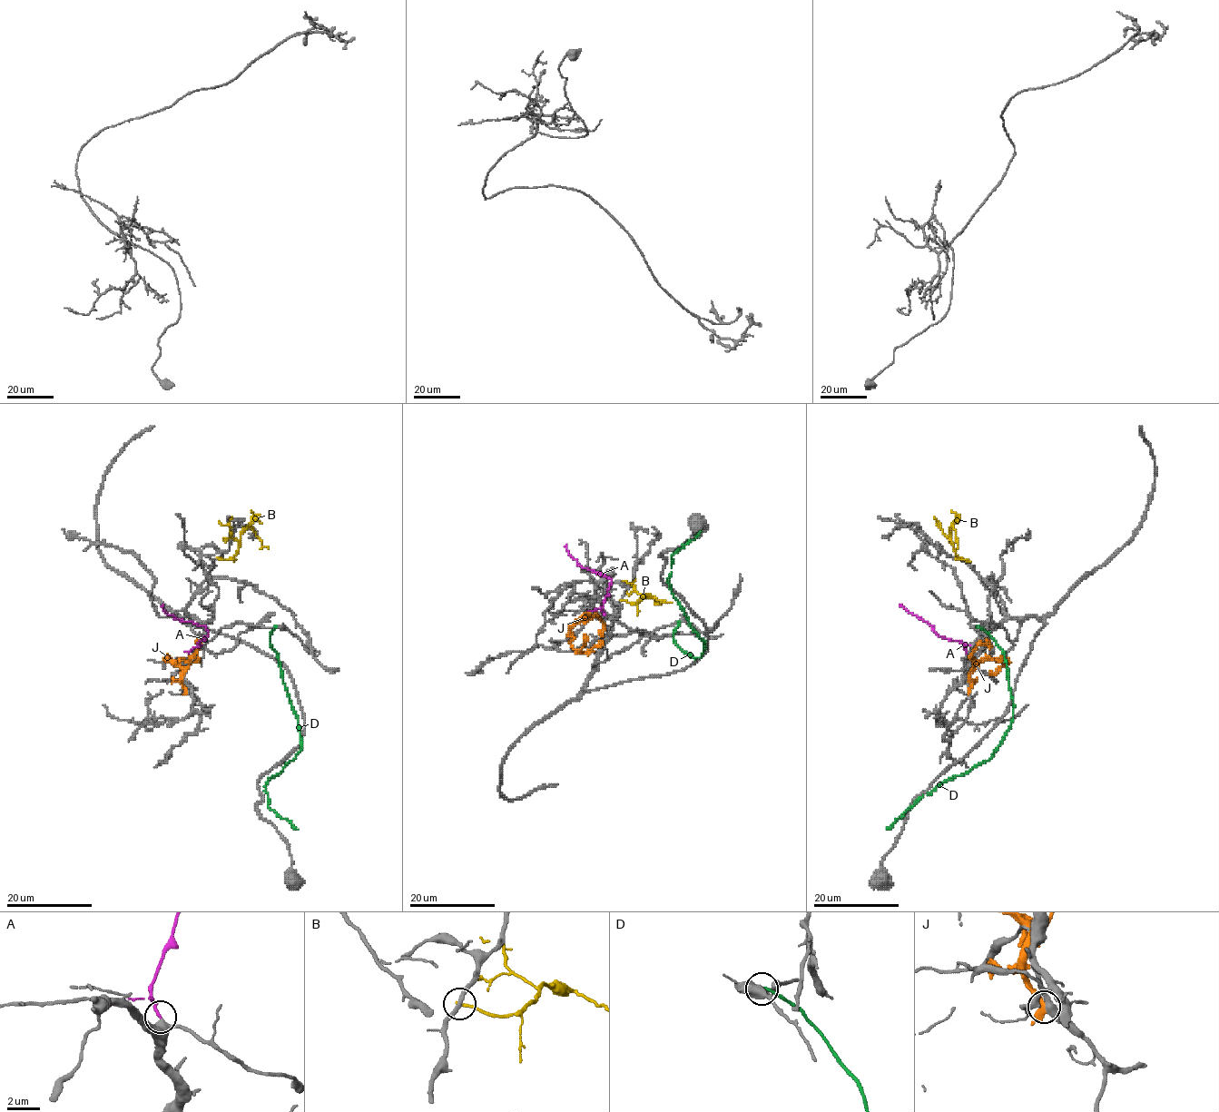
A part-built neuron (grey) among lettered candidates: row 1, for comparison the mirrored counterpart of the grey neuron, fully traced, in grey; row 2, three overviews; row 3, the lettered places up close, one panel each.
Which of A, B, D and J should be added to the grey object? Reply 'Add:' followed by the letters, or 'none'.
Add: A

